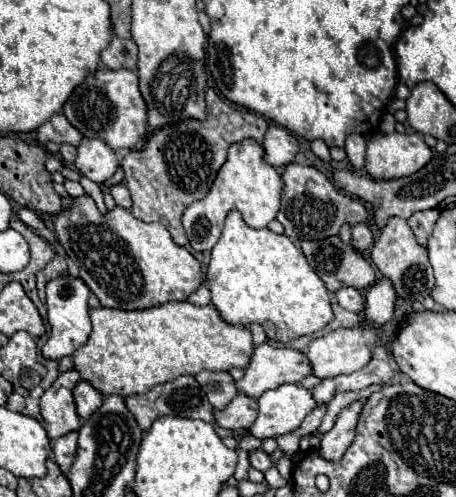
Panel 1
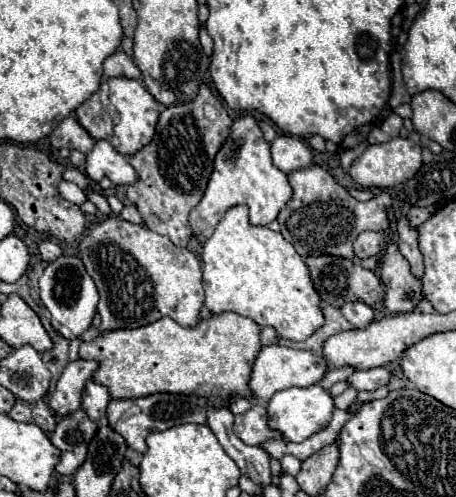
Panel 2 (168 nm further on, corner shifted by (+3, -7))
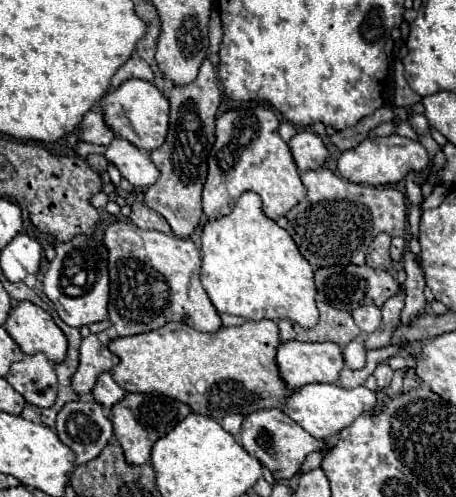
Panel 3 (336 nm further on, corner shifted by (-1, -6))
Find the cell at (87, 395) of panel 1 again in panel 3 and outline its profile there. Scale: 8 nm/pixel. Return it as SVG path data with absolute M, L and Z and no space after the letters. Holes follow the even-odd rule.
M104 372L104 374L98 378L92 394L94 394L94 400L96 400L98 404L102 404L102 406L106 406L106 408L112 408L116 402L120 402L120 400L124 398L126 392L114 382L114 378L112 378L110 372Z

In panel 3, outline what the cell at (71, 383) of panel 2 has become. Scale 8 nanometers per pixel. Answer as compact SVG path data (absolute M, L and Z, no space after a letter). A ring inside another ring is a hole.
M114 222L108 226L106 236L104 236L104 244L110 252L108 258L108 272L110 272L110 304L108 304L108 314L110 314L110 328L100 332L100 334L90 334L88 338L82 340L80 346L80 366L72 378L72 388L82 396L88 394L98 376L102 372L112 370L120 358L116 354L112 354L108 350L108 344L114 338L122 338L122 336L134 336L134 334L142 334L142 332L150 332L150 330L158 330L160 326L168 324L168 322L186 322L190 328L198 330L198 332L216 332L222 326L222 320L218 316L218 310L212 306L206 290L200 284L200 250L194 246L192 240L188 238L176 238L176 236L168 236L164 232L158 230L140 230L138 226L134 226L132 222Z

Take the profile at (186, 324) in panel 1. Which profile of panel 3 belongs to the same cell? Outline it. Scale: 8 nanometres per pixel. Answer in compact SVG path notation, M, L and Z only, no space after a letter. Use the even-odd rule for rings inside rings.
M250 320L242 326L226 328L222 326L218 332L204 334L192 330L182 322L168 322L158 330L116 338L110 342L110 350L120 358L120 364L112 368L112 376L120 388L126 392L142 392L142 394L164 394L178 402L184 402L196 414L204 414L222 422L228 414L248 416L256 410L280 408L290 394L280 370L276 366L276 348L280 346L278 324L272 320Z

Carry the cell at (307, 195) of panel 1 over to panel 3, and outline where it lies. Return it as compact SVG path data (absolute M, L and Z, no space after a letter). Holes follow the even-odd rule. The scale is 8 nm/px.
M308 170L302 172L302 182L308 190L306 200L302 204L296 204L288 214L288 234L294 238L300 254L310 262L314 270L324 266L336 266L336 264L366 264L366 250L376 238L376 234L386 232L390 236L404 236L406 232L406 198L398 188L392 186L366 186L366 184L354 184L346 178L336 176L330 170Z

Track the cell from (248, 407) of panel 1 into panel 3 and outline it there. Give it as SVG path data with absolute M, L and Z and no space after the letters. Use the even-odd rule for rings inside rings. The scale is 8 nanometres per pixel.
M272 408L272 410L258 410L250 416L244 418L242 422L242 432L240 432L240 442L244 450L258 458L276 480L290 480L300 472L302 462L306 460L308 454L312 452L324 452L326 442L312 438L302 426L296 426L292 418L288 418L282 410Z

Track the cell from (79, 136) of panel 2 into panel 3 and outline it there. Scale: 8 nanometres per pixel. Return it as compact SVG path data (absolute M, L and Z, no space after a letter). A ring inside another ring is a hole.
M100 108L90 110L84 116L80 128L82 128L80 130L80 140L84 140L84 142L108 146L116 138L116 134L112 134L112 130L108 130L108 124L104 122L104 112Z

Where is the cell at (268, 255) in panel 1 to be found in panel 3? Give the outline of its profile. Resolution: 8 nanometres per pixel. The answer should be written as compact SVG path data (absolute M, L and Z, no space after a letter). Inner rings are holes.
M244 192L230 214L208 220L200 238L200 282L218 312L246 320L286 318L304 328L318 322L314 270L302 258L292 236L264 214L256 192Z

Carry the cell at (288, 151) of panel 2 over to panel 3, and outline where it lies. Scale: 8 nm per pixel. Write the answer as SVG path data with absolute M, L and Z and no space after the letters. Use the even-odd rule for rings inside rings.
M308 130L298 132L288 142L288 146L292 150L294 162L296 162L296 166L298 166L300 172L318 170L318 168L324 166L324 162L328 158L328 148L322 142L322 138L318 134L314 134L314 132L308 132Z

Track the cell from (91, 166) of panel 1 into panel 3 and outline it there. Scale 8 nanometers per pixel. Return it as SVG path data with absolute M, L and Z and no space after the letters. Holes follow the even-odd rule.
M116 138L104 154L120 174L134 186L150 186L158 180L160 170L150 160L150 154L130 144L126 138Z

